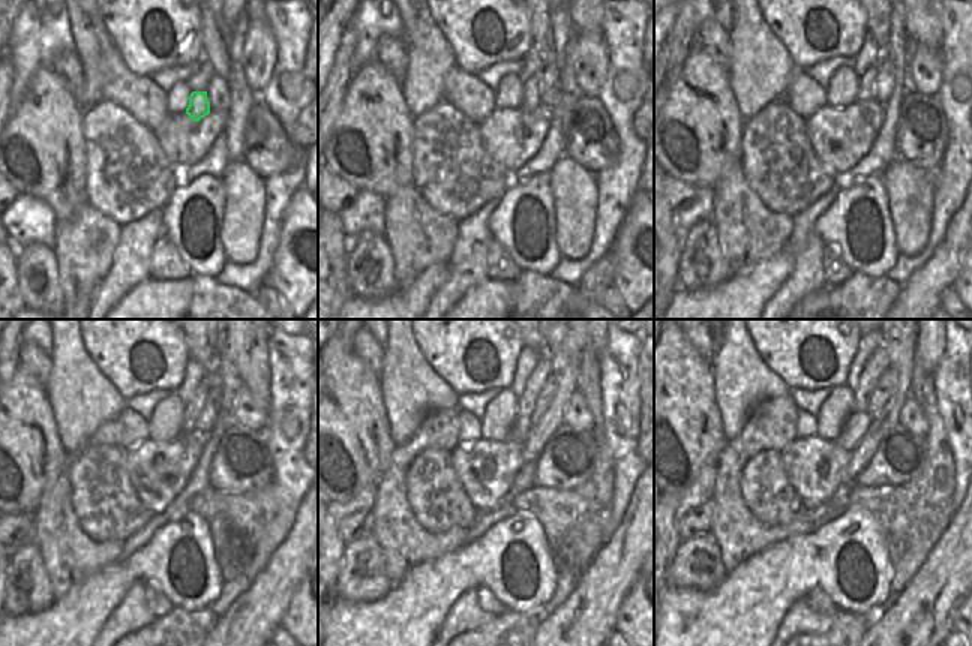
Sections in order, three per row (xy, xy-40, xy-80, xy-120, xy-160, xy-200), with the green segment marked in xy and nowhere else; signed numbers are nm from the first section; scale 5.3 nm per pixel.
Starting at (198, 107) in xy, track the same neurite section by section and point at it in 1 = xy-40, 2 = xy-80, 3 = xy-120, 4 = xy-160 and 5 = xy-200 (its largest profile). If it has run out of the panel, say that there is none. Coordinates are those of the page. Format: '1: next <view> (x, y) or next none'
1: next xy-40 (530, 98)
2: next xy-80 (866, 80)
3: next xy-120 (191, 411)
4: next xy-160 (543, 367)
5: next xy-200 (858, 420)

